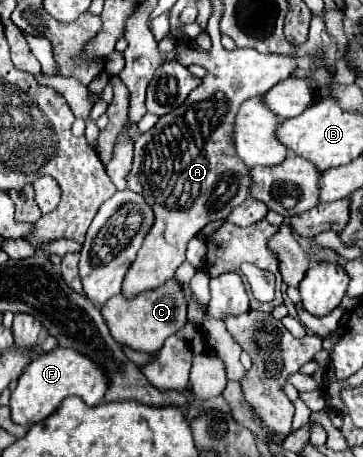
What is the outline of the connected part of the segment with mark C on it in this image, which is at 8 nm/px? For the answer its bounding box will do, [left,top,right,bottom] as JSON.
[102,280,186,354]

